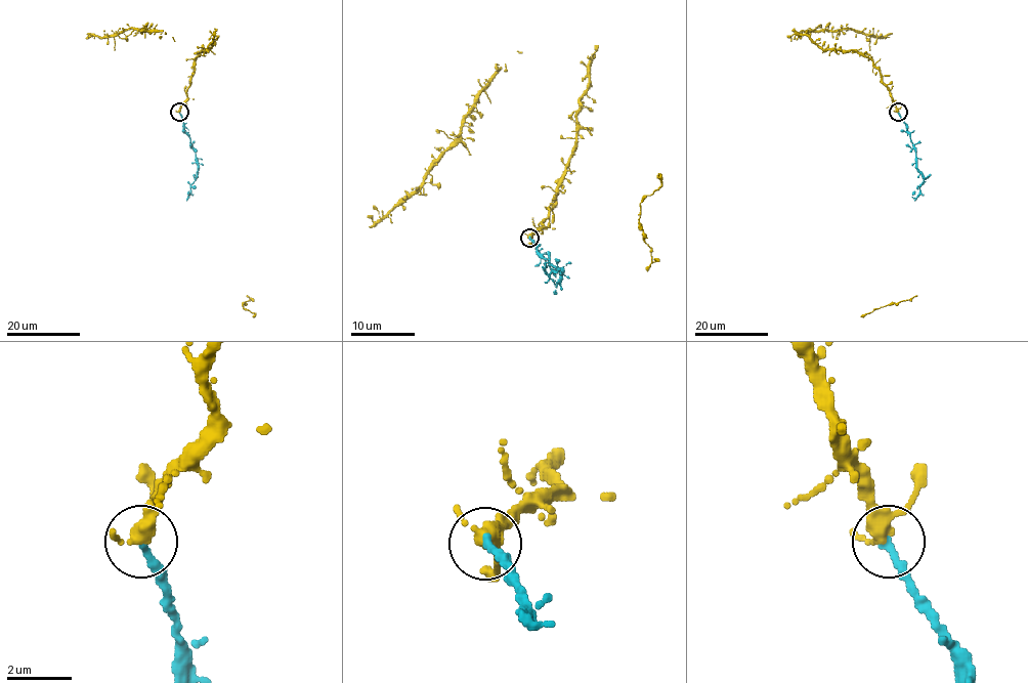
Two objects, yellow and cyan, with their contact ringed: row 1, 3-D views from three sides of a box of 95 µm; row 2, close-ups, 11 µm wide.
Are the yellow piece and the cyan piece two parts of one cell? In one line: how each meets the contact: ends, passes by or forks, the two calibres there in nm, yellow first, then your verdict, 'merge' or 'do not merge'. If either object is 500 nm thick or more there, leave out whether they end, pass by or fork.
yellow forks | cyan ends | 320/280 nm | merge

